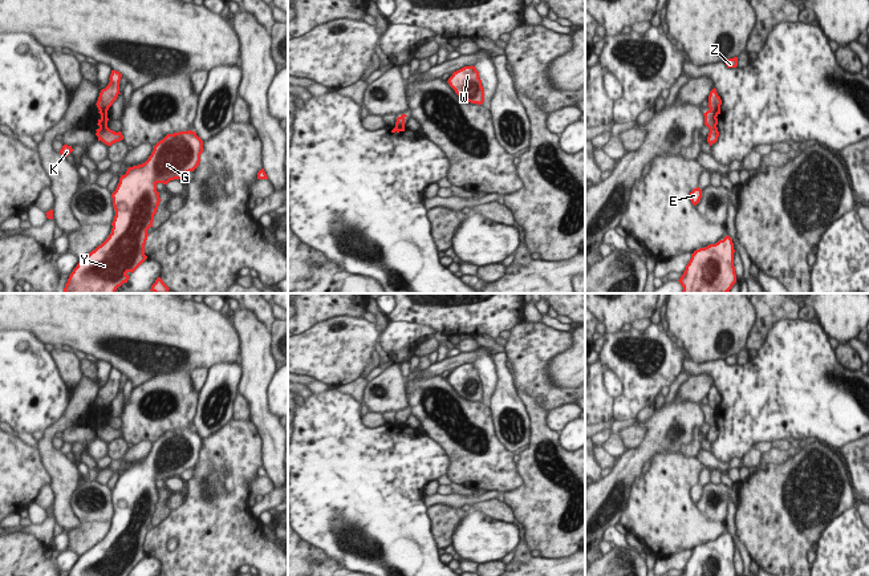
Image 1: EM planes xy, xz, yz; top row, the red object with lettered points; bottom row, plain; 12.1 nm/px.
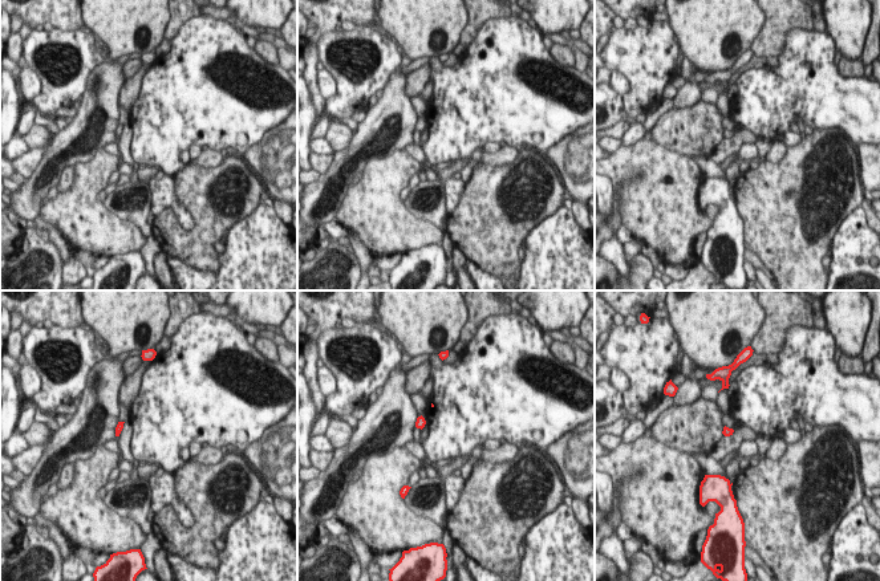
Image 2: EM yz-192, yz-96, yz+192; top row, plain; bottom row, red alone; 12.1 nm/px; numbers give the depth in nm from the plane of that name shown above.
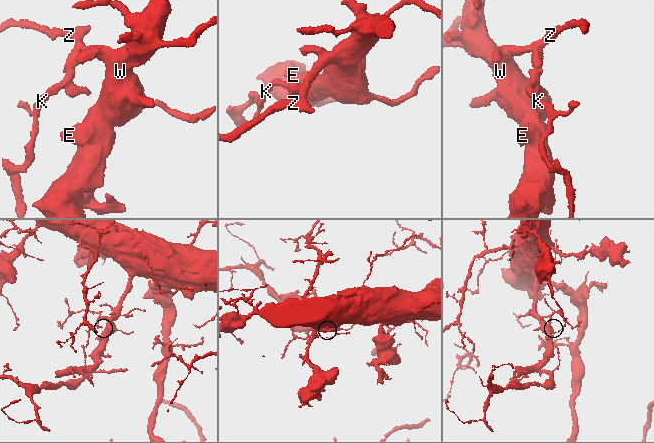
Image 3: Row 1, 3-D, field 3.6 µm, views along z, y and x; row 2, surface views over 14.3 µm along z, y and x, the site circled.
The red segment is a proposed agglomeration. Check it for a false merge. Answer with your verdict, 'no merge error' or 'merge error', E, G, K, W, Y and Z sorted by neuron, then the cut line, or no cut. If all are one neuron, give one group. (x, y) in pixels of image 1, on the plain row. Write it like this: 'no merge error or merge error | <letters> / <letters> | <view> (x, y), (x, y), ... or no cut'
merge error | E G W Y Z / K | yz (719, 405), (710, 408)

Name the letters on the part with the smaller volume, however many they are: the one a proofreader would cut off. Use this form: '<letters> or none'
K

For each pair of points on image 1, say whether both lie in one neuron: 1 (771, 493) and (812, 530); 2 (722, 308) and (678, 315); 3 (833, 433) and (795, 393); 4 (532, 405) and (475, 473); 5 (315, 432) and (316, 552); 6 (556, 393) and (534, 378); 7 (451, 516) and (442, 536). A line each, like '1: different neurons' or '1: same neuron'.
1: same neuron
2: same neuron
3: same neuron
4: different neurons
5: different neurons
6: same neuron
7: same neuron

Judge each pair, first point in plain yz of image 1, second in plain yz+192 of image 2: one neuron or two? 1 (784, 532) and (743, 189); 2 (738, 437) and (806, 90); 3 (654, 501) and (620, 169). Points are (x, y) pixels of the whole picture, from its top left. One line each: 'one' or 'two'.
1: one
2: one
3: one

